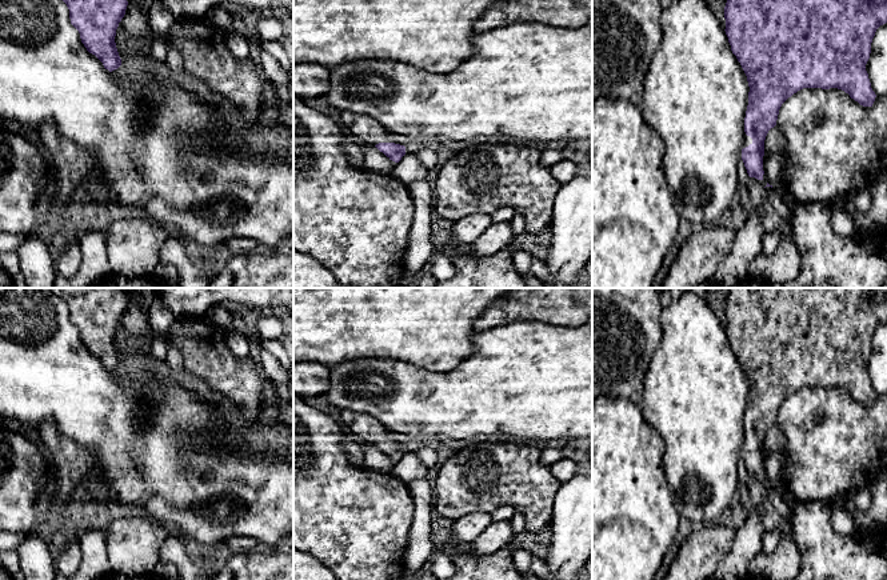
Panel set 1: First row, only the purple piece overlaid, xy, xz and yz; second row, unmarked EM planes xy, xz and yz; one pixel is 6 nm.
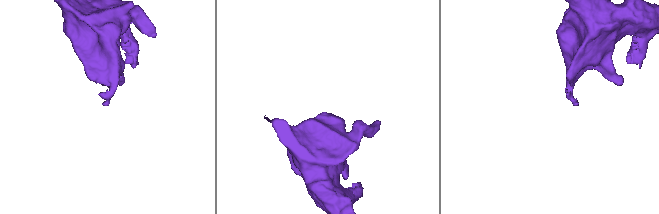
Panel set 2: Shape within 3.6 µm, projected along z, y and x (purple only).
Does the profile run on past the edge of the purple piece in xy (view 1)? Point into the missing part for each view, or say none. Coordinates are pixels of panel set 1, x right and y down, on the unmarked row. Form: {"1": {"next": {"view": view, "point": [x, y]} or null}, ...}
{"1": {"next": null}}

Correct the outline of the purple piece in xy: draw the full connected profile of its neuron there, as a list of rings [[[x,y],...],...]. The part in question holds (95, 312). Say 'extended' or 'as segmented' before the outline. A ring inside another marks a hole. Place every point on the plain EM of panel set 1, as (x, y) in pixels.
as segmented; [[[49,288],[69,308],[87,349],[109,371],[121,364],[115,335],[128,304],[123,288]]]

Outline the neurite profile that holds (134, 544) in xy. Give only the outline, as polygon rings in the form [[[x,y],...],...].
[[[147,517],[113,520],[104,528],[112,572],[128,576],[155,575],[160,548],[171,531]]]

